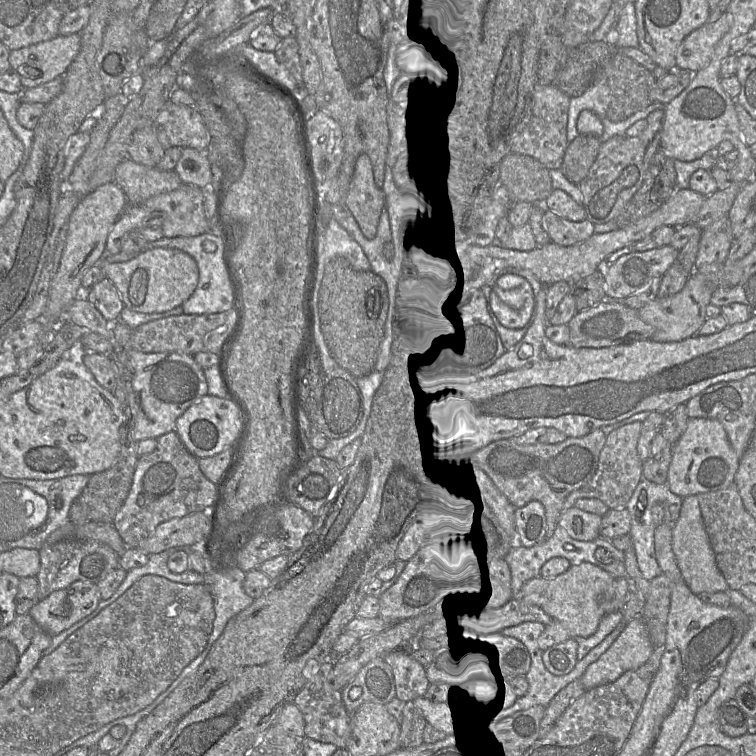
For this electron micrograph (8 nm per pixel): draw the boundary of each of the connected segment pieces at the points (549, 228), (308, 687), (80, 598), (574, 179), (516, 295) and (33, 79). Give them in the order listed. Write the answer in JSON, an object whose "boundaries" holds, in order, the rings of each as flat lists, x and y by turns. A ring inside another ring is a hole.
{"boundaries":[[[544,208,543,228,552,243,573,246,587,240,594,234,594,225,589,220,573,222]],[[310,660,306,665,308,680,296,695,293,703,298,707,305,722,305,736,316,741,331,743,338,748,346,748,351,735,350,713,347,712,341,697,341,690,335,689,332,682,333,662]],[[75,581,39,600,29,615,49,635,56,636,91,614,101,600,97,583]],[[583,134,568,143,560,170,570,182,579,184,587,175,598,156,600,144,598,137]],[[500,276,491,288,488,305,498,321,506,328,528,327,535,297,528,281,520,276]],[[58,35,50,41,40,42,10,51,11,68,20,76,22,86,34,88,62,77,81,48,81,35]]]}

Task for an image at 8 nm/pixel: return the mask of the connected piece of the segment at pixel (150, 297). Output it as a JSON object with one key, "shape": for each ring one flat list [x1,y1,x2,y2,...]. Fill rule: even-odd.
{"shape":[[149,249,126,262,109,263,104,259,97,265,115,285,124,307,145,314,163,313,181,306,193,294,199,280,196,261,177,249]]}

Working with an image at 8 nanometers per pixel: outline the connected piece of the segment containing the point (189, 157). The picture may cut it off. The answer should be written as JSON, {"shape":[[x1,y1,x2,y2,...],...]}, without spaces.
{"shape":[[183,148,174,172,184,184,200,189,208,188,212,181,212,163,206,150]]}

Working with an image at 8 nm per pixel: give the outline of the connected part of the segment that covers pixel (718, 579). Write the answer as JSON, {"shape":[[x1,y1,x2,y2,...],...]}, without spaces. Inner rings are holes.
{"shape":[[697,495,683,498,680,516,673,524,672,548,681,575,692,593,701,595,727,591,729,586,717,566,715,552,705,528]]}

